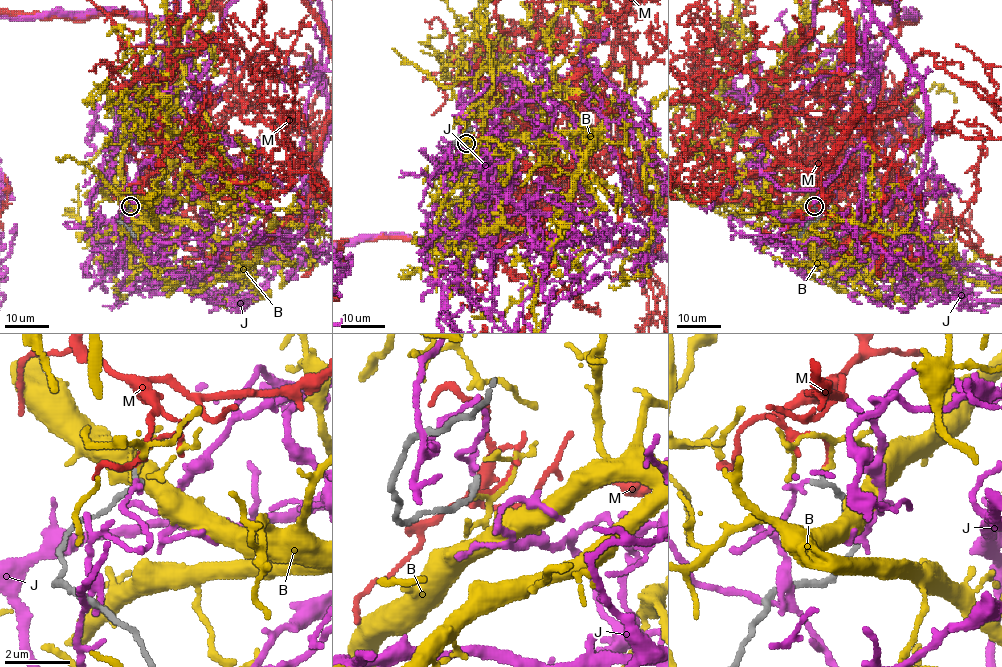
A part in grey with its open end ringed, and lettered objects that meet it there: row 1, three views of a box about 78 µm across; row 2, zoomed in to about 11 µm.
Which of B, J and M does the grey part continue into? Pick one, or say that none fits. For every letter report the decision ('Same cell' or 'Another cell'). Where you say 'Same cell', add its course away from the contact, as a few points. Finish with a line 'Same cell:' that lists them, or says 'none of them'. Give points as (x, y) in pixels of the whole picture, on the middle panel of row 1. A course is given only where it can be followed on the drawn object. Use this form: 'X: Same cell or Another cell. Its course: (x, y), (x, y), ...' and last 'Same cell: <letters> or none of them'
B: Another cell
J: Another cell
M: Same cell
Same cell: M

